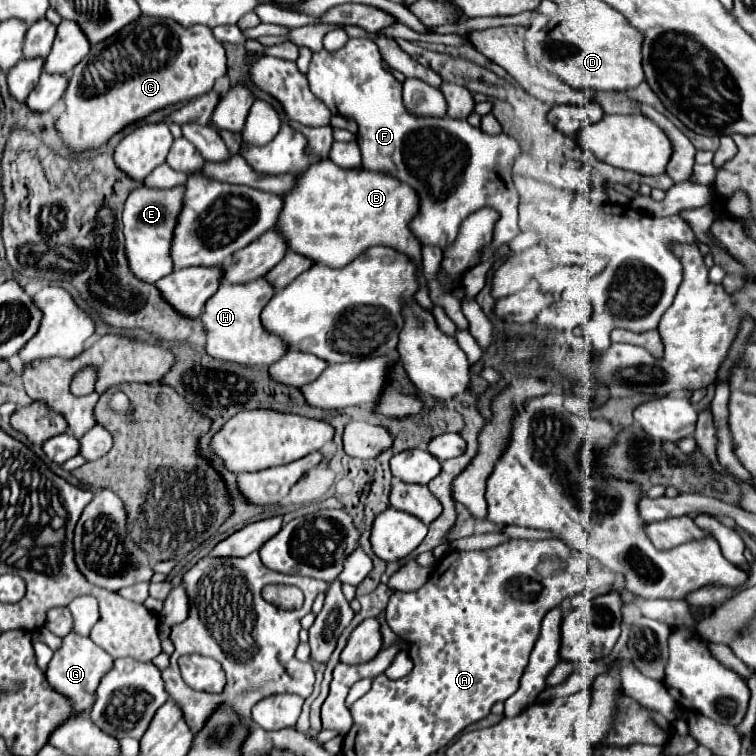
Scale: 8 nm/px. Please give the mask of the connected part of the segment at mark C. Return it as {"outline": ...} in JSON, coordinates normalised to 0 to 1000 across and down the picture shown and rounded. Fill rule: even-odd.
{"outline":[[[189,20],[160,44],[123,60],[118,73],[97,91],[83,126],[86,149],[73,157],[73,173],[89,197],[99,202],[126,200],[144,187],[144,179],[168,165],[216,142],[276,123],[282,110],[298,99],[298,83],[298,65],[276,36],[255,33],[245,38],[229,25]]]}

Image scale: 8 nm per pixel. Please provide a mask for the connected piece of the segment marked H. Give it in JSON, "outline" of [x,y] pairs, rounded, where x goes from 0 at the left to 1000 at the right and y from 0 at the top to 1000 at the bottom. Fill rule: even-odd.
{"outline":[[[345,366],[345,372],[329,372],[329,377],[290,377],[287,388],[271,401],[266,427],[271,435],[271,464],[282,475],[306,478],[316,483],[361,483],[380,464],[377,454],[356,443],[343,427],[345,409],[356,401],[364,382]]]}

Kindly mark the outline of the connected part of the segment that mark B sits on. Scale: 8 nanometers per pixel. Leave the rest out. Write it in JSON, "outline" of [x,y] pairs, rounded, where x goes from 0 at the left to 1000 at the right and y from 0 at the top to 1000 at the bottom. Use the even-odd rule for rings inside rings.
{"outline":[[[430,210],[396,229],[388,250],[372,258],[372,263],[374,276],[361,303],[372,308],[382,332],[396,335],[414,348],[456,353],[478,332],[483,332],[483,327],[520,327],[546,340],[554,376],[549,394],[560,407],[571,413],[574,402],[560,364],[557,324],[541,306],[541,292],[552,282],[552,258],[541,250],[541,245],[485,224],[451,224],[438,210]]]}

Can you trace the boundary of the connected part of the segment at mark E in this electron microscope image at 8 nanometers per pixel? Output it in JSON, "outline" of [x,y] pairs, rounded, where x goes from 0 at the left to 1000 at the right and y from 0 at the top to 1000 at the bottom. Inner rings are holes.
{"outline":[[[187,245],[184,250],[179,250],[171,263],[165,266],[165,276],[163,276],[163,311],[165,311],[165,340],[171,345],[171,356],[173,361],[192,374],[208,374],[213,366],[218,366],[221,361],[229,358],[229,348],[224,345],[224,319],[229,311],[229,298],[234,295],[234,282],[239,276],[239,255],[245,253],[245,247],[239,250],[224,250],[224,253],[210,253],[210,250],[192,250],[192,245]]]}

